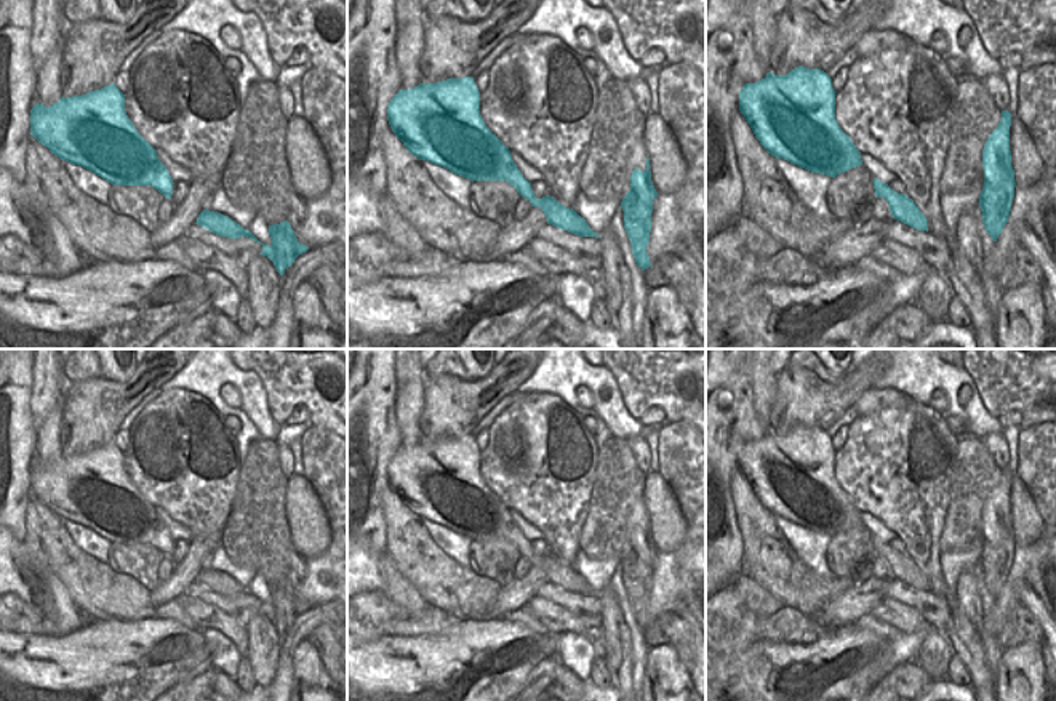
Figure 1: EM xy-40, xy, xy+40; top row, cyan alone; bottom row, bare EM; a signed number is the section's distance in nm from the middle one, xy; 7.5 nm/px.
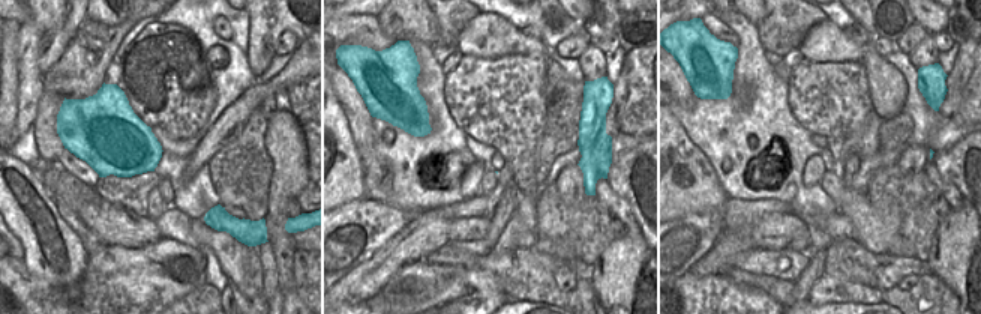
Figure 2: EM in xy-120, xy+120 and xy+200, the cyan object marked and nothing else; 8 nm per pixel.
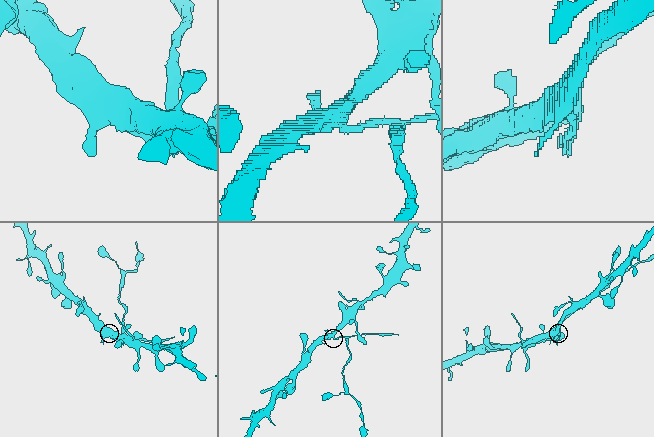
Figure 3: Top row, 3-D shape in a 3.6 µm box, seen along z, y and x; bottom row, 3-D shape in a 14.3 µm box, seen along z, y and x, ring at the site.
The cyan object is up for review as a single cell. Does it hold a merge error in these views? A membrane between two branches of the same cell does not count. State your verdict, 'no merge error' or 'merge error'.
merge error

